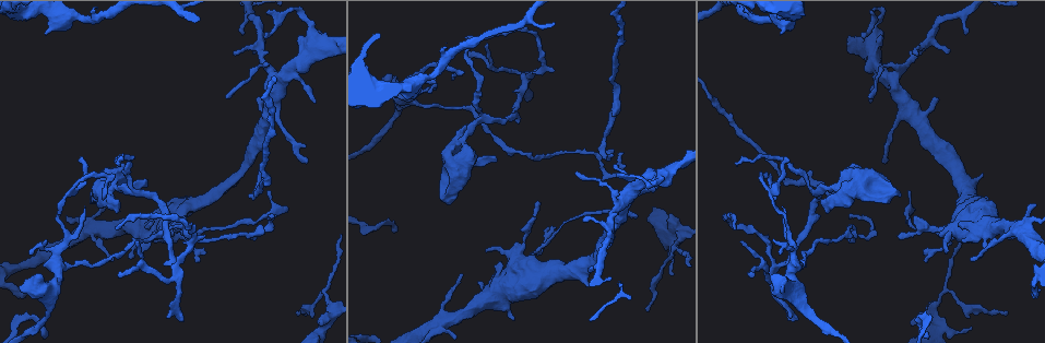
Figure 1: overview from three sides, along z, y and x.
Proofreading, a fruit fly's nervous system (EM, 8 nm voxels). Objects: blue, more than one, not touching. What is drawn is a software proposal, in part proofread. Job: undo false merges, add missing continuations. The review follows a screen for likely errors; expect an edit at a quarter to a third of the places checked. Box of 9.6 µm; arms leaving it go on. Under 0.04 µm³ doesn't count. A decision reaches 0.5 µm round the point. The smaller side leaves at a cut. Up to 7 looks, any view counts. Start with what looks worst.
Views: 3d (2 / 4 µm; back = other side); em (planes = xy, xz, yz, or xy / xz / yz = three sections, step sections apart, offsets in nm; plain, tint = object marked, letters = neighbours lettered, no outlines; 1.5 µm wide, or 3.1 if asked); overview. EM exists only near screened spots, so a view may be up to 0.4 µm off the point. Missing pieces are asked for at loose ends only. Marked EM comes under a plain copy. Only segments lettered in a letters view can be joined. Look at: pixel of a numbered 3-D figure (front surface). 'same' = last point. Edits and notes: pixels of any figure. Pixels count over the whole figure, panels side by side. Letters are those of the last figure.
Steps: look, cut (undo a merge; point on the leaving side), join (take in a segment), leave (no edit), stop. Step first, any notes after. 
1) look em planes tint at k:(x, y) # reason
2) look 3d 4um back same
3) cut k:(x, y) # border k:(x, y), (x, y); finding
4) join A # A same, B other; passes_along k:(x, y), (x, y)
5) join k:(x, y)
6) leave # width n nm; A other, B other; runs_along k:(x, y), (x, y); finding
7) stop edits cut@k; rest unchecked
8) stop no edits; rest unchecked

look em yz step 8 tint at 1:(612, 154) # tapers out

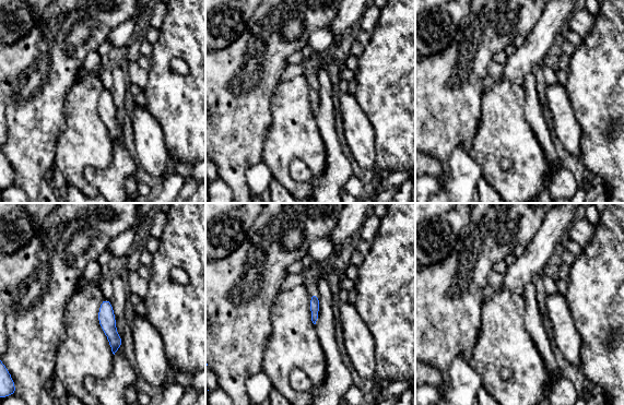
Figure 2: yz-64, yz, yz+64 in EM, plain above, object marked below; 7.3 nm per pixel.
look em planes letters same # another direction

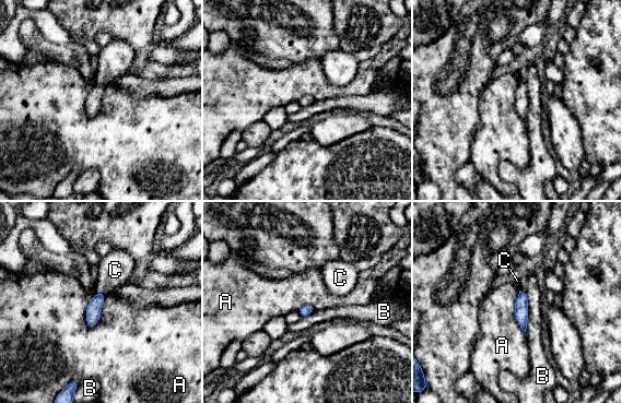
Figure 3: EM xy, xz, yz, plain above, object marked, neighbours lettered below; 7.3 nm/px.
join C # A other, B other, C same; the neuron continues

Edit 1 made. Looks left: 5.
look overview # see it whole again

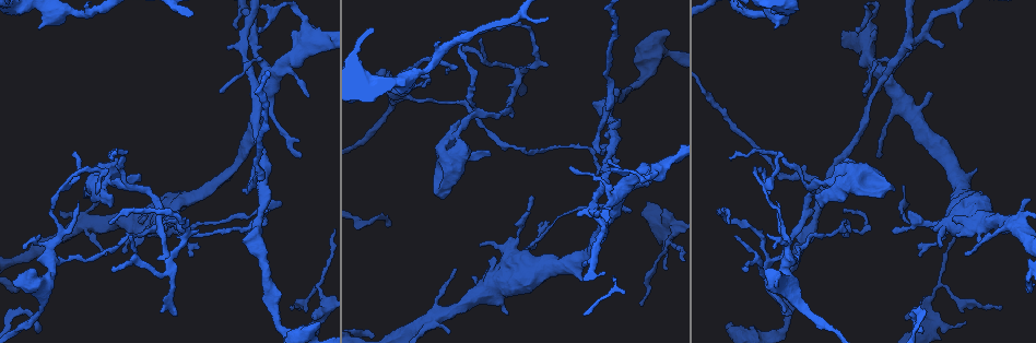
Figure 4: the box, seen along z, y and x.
look 3d 2um at 4:(307, 97) # an open end

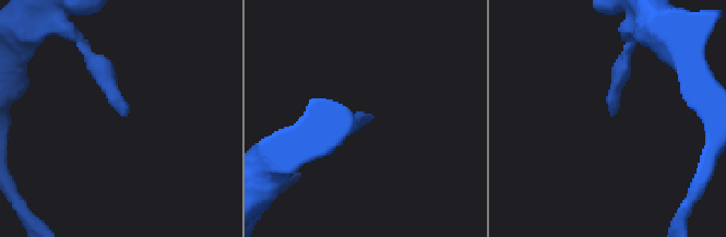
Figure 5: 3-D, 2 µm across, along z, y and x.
look em xy step 8 tint at 5:(372, 117)

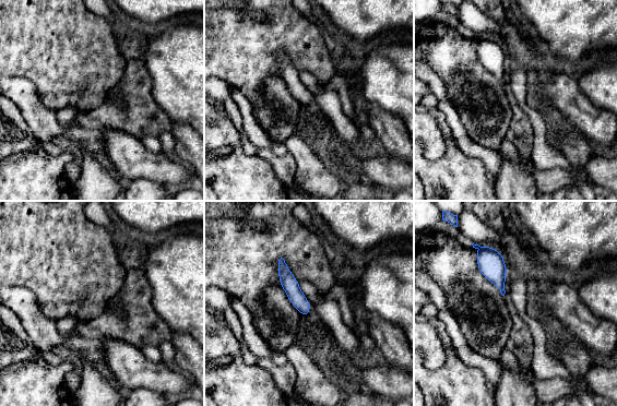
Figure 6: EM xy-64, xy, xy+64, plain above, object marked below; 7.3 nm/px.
look em planes letters same

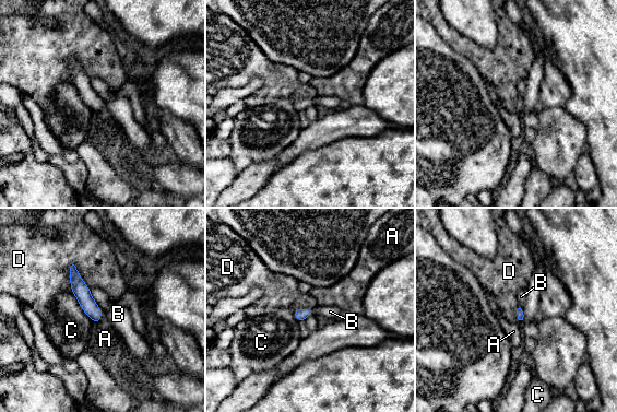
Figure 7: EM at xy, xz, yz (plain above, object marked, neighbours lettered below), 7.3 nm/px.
join B # A other, B same, C other, D other; passes_along 7:(81, 291), (97, 305), (118, 314); the neuron continues

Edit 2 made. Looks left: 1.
look em planes letters at 4:(114, 159) # tapers out

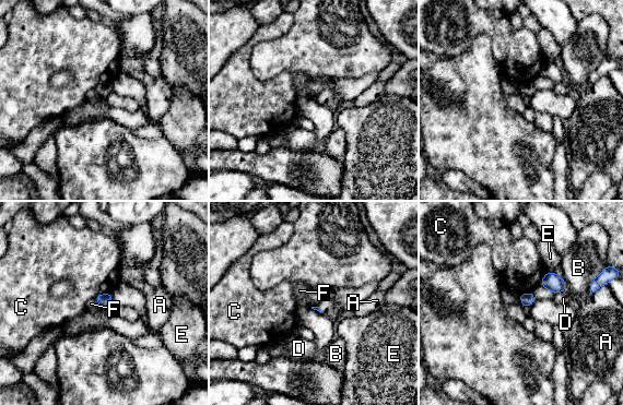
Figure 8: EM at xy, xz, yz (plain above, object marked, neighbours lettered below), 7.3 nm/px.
leave # A other, B other, C other, D other, E other, F other; none of them fits

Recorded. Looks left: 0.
stop edits join@3, join@7; rest unchecked

